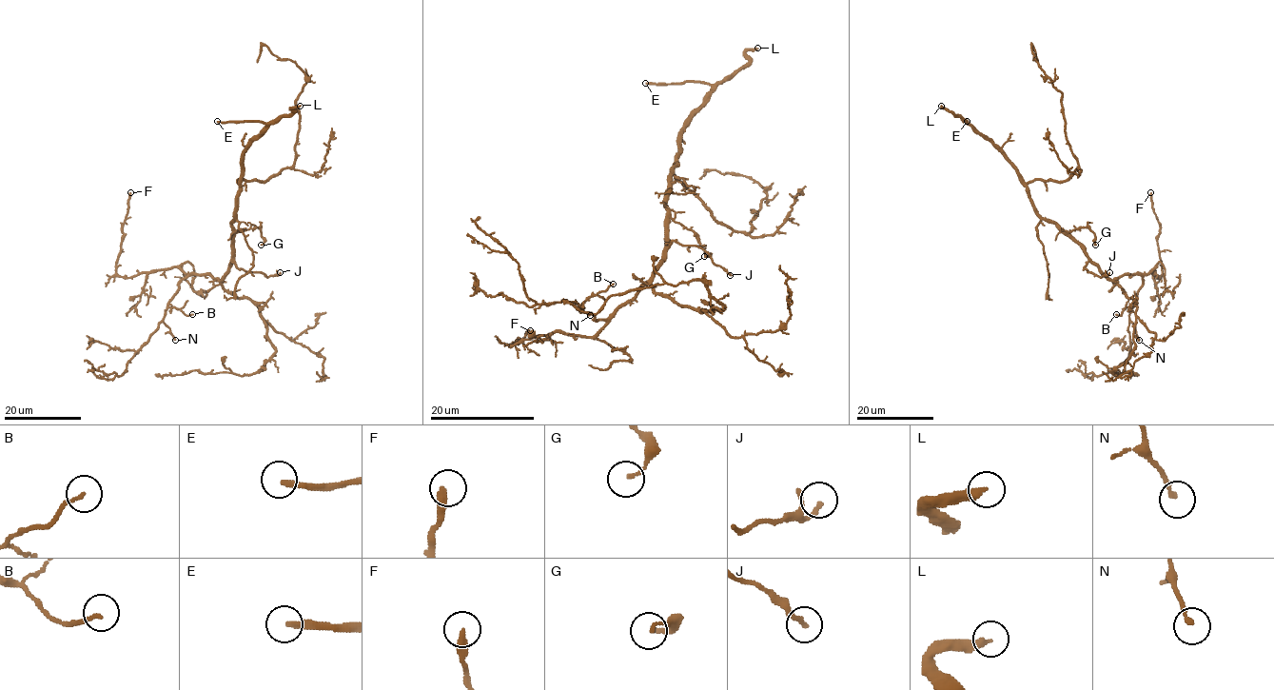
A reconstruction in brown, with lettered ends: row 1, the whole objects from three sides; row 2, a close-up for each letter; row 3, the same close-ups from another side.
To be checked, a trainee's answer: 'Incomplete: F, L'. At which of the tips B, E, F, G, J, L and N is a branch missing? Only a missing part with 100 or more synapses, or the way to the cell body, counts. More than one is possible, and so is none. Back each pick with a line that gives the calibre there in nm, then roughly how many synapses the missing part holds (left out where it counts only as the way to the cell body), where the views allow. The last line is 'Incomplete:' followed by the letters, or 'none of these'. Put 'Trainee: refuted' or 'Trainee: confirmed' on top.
Trainee: refuted
E: Thickness 240 nm
L: Thickness 320 nm. Roughly 350 synapses
Incomplete: E, L

